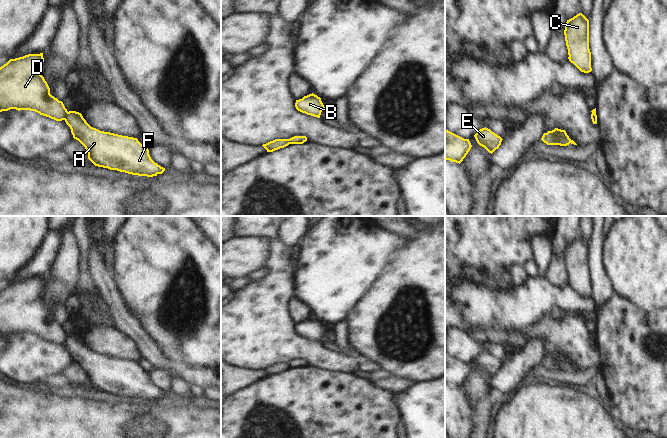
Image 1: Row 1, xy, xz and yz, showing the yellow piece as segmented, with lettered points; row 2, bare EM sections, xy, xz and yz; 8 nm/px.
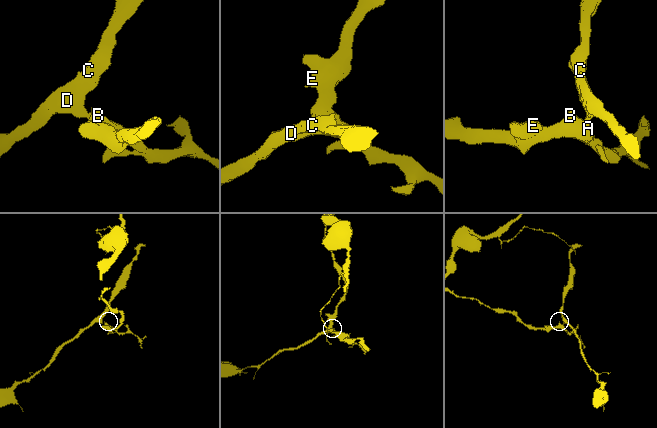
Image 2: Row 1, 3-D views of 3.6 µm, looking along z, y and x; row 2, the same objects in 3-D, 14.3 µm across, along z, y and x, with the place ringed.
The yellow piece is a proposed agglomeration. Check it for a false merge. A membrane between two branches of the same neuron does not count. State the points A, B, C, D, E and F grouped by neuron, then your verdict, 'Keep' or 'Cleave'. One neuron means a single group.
Groups: A B E F / C D. Cleave.

